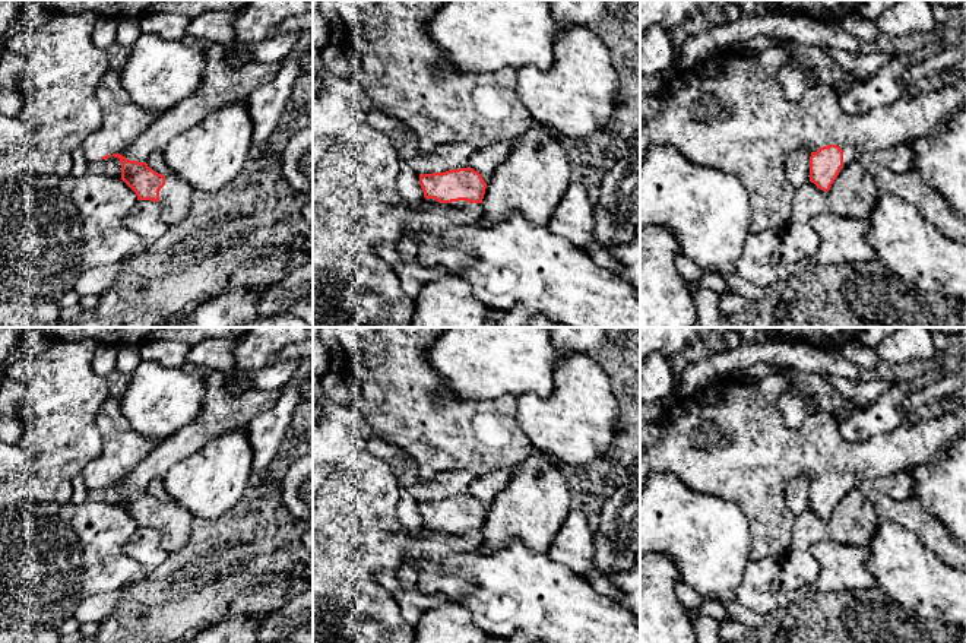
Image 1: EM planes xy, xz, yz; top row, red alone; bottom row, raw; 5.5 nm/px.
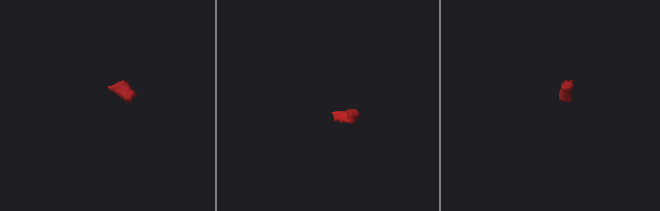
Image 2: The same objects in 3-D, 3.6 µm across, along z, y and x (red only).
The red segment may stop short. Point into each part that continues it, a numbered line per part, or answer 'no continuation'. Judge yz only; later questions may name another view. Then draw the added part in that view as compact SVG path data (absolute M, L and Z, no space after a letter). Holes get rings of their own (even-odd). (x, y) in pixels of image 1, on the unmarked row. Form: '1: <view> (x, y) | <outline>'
1: yz (729, 440) | M773 370L760 381L725 377L697 395L674 400L659 419L640 424L640 488L650 473L671 472L694 491L735 503L750 525L750 560L758 561L786 554L792 544L795 516L783 497L789 481L837 472L843 478L843 497L864 482L915 469L944 454L966 433L962 406L856 443L845 441L833 415L823 409L813 412L799 428L791 428L777 408L788 387L789 380Z

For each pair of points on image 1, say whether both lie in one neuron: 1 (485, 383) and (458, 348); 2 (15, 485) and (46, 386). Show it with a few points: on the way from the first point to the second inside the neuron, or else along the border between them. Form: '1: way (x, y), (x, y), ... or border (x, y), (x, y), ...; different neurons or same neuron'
1: way (484, 374), (466, 357); same neuron
2: way (41, 463), (46, 459), (46, 412); same neuron

